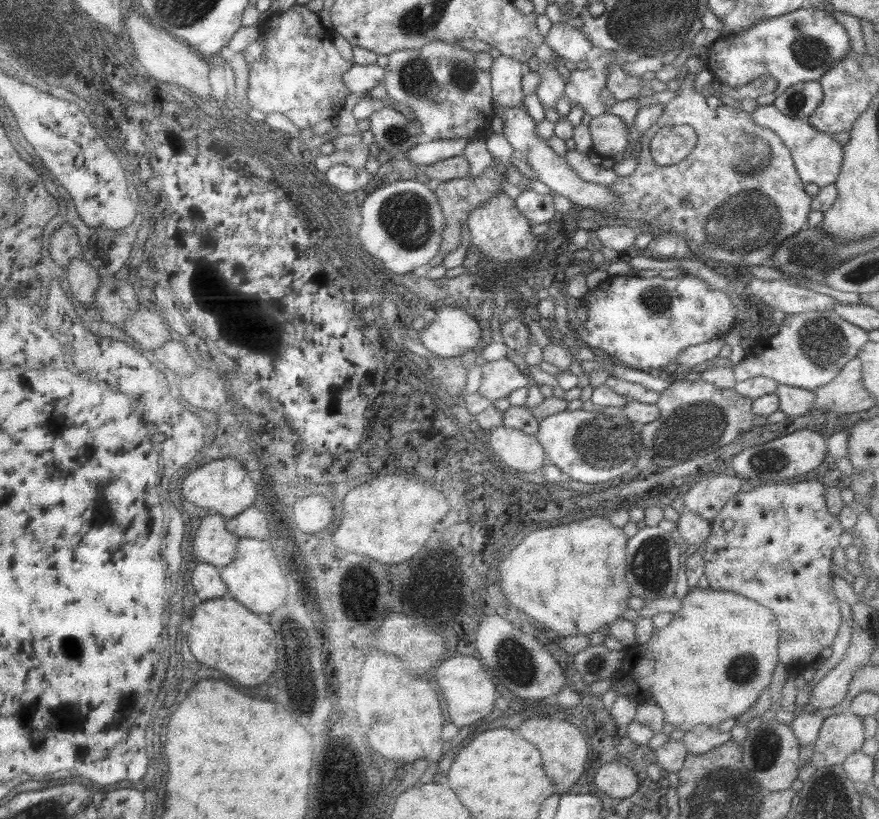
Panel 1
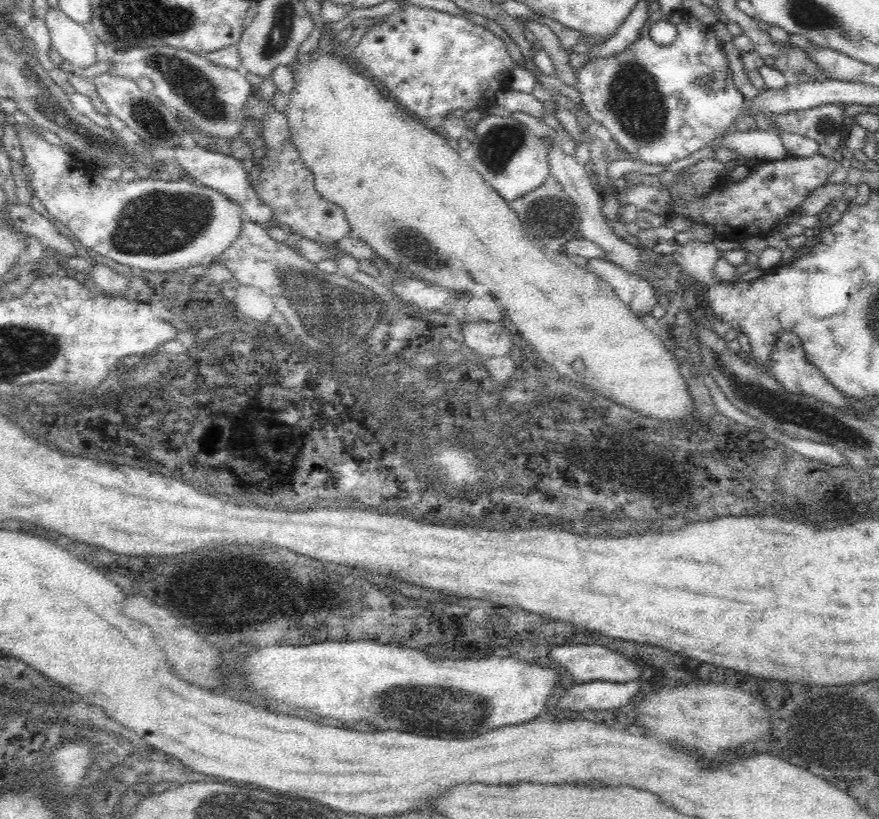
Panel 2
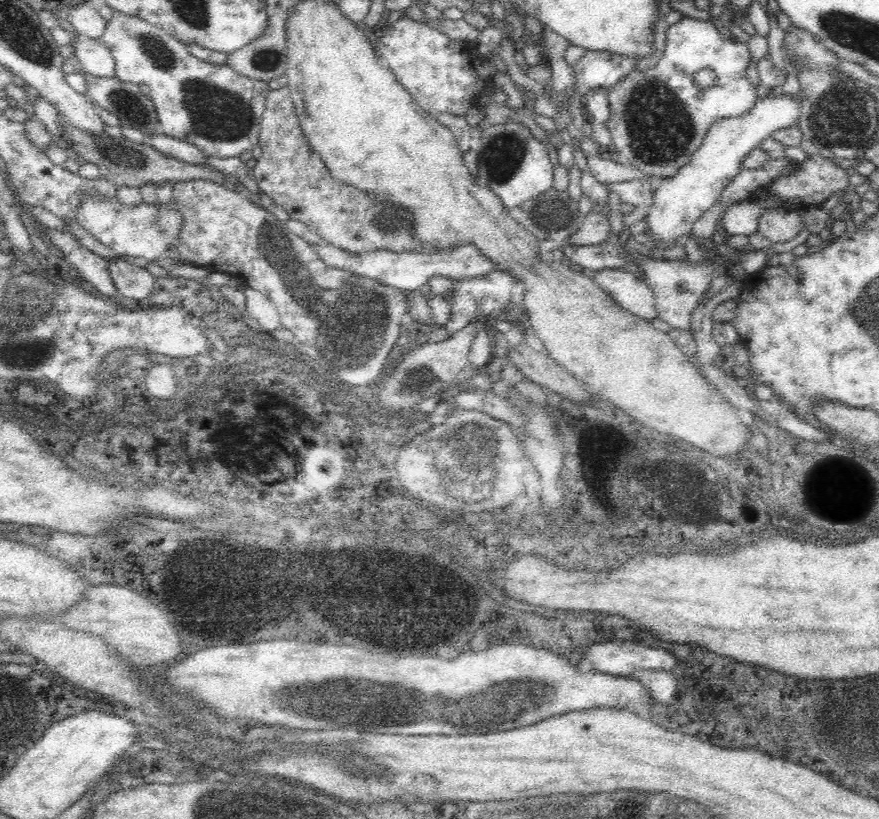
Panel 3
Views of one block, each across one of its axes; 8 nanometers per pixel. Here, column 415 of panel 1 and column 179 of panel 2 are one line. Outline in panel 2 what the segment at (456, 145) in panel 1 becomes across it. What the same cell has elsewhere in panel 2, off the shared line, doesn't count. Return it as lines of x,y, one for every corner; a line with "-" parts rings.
198,145
194,146
194,148
176,146
174,149
175,159
180,168
184,169
192,180
197,179
204,187
214,189
216,192
226,195
228,199
238,203
240,209
242,209
243,220
251,220
267,226
268,222
274,219
272,209
262,202
262,199
253,189
250,175
244,169
242,161
219,152
206,150

